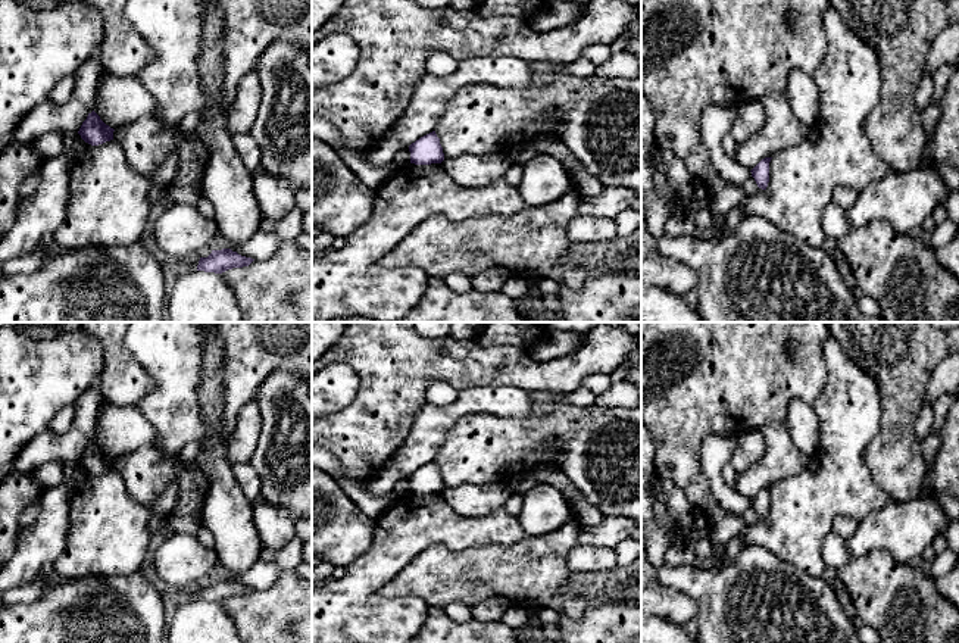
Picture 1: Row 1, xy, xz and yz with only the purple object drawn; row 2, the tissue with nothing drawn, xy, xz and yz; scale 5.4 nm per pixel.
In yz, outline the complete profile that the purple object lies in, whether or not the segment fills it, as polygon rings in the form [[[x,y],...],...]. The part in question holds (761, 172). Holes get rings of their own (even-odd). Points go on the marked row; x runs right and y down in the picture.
[[[772,157],[762,159],[750,172],[759,188],[766,190],[769,182],[769,162]]]

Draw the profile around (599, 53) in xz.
[[[594,44],[584,49],[581,57],[588,59],[594,65],[603,65],[612,57],[610,47],[607,44]]]

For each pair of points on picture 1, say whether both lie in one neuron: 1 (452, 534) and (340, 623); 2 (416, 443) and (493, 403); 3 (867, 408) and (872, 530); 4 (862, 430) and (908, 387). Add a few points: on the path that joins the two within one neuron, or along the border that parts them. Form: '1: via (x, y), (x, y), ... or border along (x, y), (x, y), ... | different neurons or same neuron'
1: via (419, 534), (409, 534), (353, 590) | same neuron
2: via (436, 424), (465, 403), (474, 403) | same neuron
3: border along (890, 499), (859, 521) | different neurons
4: border along (875, 380), (880, 389), (880, 431), (867, 446) | different neurons

